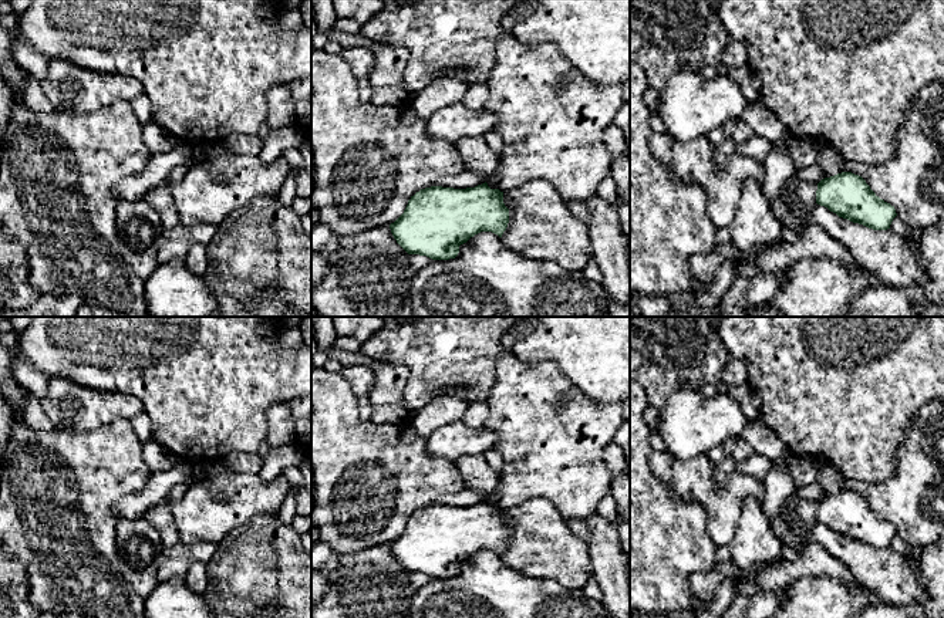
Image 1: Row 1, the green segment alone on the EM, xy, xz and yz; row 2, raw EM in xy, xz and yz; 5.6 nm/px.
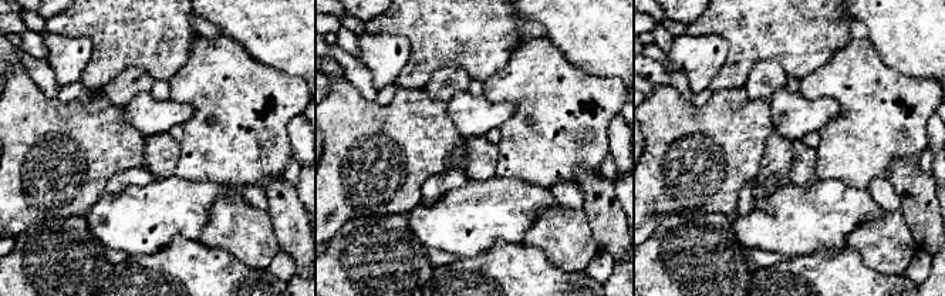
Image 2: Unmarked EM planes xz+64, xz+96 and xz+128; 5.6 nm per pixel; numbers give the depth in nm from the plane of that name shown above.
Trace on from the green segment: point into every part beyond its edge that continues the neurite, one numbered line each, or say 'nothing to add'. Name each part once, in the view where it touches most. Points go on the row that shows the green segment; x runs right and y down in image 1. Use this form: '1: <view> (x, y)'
nothing to add

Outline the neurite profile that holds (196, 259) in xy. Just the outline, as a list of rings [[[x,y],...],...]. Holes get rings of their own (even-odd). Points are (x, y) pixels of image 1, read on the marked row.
[[[195,244],[185,256],[185,263],[195,276],[202,276],[208,267],[206,246]]]

